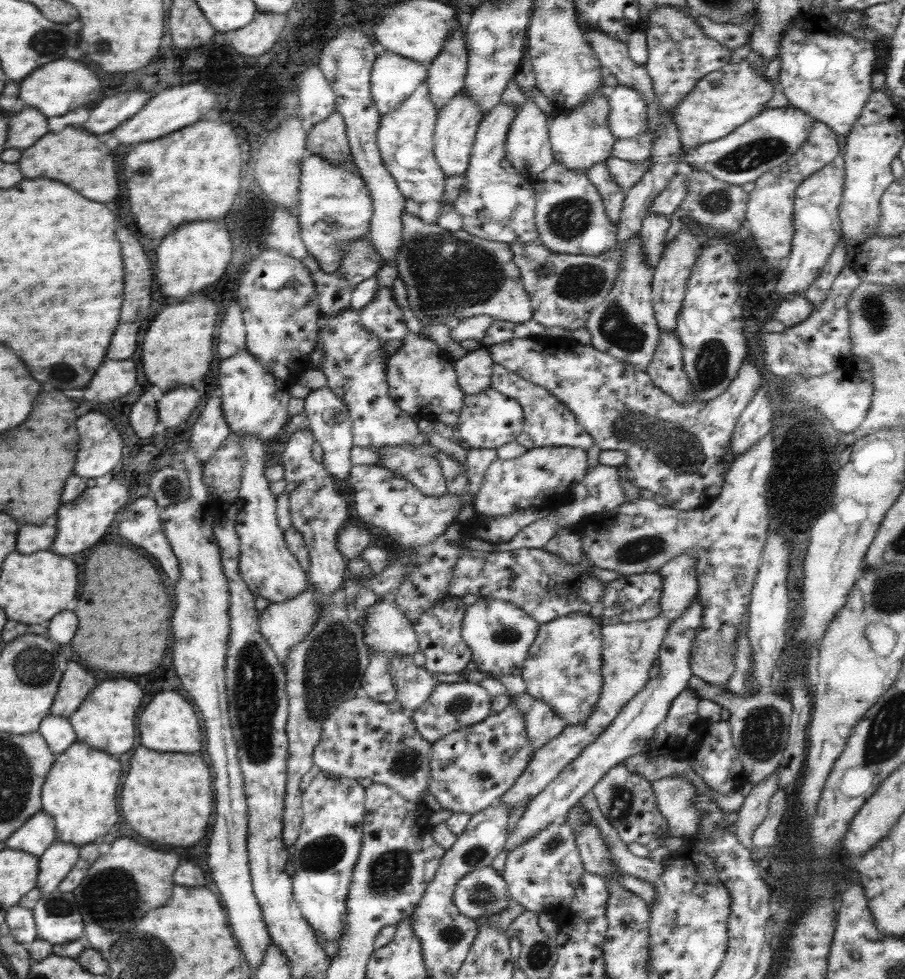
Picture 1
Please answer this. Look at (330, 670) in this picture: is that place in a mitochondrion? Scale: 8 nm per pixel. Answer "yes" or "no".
yes

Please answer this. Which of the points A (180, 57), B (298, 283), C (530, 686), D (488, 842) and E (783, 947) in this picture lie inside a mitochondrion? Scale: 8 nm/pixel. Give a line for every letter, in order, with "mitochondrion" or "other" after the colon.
A: other
B: other
C: other
D: other
E: other

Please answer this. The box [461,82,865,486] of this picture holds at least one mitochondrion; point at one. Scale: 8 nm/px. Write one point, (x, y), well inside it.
(678, 449)

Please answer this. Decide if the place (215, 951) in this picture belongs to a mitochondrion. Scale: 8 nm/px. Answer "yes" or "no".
no

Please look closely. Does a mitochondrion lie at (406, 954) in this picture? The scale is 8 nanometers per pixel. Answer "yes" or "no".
no

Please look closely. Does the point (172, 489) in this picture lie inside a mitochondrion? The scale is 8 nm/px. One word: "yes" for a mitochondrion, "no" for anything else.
yes

